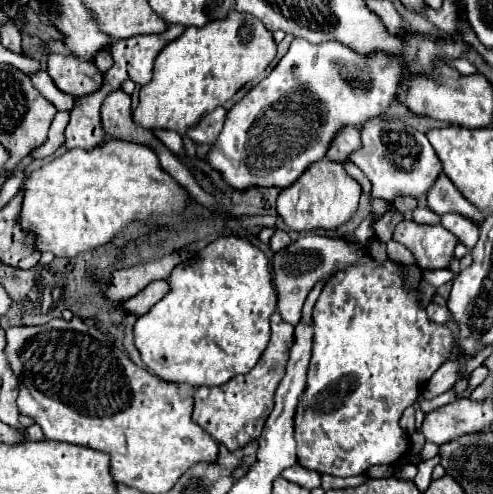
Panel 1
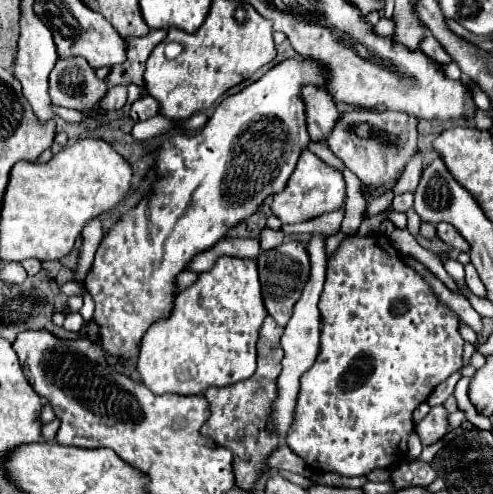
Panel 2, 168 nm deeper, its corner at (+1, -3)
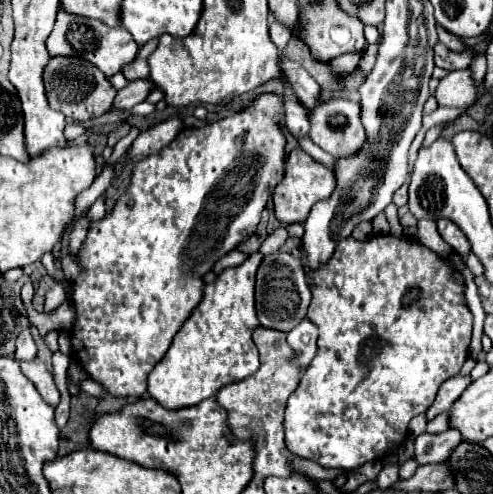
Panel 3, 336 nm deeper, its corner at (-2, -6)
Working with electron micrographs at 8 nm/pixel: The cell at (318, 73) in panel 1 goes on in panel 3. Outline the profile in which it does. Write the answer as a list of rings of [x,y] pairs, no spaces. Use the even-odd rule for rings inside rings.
[[[271,92],[271,94],[255,96],[255,100],[247,108],[243,108],[227,118],[211,122],[203,128],[189,128],[189,130],[185,130],[185,134],[181,130],[175,136],[175,140],[163,148],[163,152],[147,156],[133,166],[133,178],[131,178],[129,190],[117,200],[113,212],[107,214],[101,222],[95,222],[89,226],[87,240],[83,242],[83,246],[79,250],[83,274],[73,282],[73,308],[77,312],[77,320],[71,330],[71,344],[73,344],[73,358],[81,360],[81,364],[91,374],[91,378],[95,382],[103,384],[111,394],[115,394],[115,396],[143,396],[145,394],[147,374],[165,356],[165,352],[171,346],[173,336],[179,332],[179,328],[183,326],[183,322],[187,320],[187,316],[191,314],[195,304],[199,304],[199,300],[203,296],[203,280],[201,278],[213,268],[213,264],[221,256],[225,256],[229,250],[233,250],[239,242],[247,240],[255,232],[261,212],[267,206],[267,200],[269,200],[273,188],[285,176],[285,144],[287,144],[287,140],[285,140],[285,130],[281,126],[283,116],[285,116],[285,98]]]

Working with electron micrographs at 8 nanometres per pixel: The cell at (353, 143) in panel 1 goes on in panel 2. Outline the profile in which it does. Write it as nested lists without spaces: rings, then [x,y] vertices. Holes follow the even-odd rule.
[[[304,85],[302,91],[300,91],[300,95],[302,95],[304,107],[306,107],[308,135],[314,141],[324,141],[326,135],[336,125],[338,117],[340,117],[338,109],[334,105],[332,95],[326,89],[312,87],[312,85]]]

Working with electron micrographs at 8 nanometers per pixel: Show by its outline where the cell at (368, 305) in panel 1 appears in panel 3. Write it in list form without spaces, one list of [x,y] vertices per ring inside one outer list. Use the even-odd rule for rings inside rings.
[[[391,234],[385,236],[371,236],[367,240],[355,240],[353,236],[341,240],[331,256],[331,260],[321,266],[317,272],[313,272],[313,282],[315,288],[313,292],[313,300],[307,312],[307,318],[311,318],[317,328],[319,328],[319,350],[317,356],[313,358],[313,362],[309,364],[309,368],[303,372],[301,382],[297,386],[297,390],[289,396],[287,400],[287,410],[285,410],[285,444],[289,448],[289,452],[313,460],[325,468],[343,468],[347,472],[357,470],[359,466],[367,464],[367,462],[375,462],[385,458],[385,452],[391,446],[401,446],[407,440],[407,426],[409,420],[415,418],[417,414],[425,412],[435,396],[439,386],[457,376],[463,362],[467,360],[467,352],[469,352],[469,342],[471,342],[471,328],[473,328],[473,316],[465,304],[465,296],[463,296],[463,286],[459,286],[453,280],[453,266],[449,264],[447,258],[441,258],[439,254],[423,248],[421,244],[415,244],[407,238],[395,238]]]

